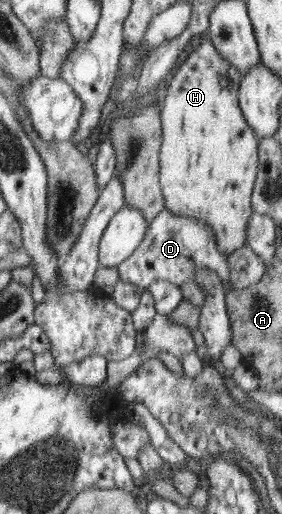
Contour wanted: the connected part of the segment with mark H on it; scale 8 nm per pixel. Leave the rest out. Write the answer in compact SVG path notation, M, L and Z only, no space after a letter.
M204 37L202 43L188 55L186 61L182 63L170 83L168 83L168 93L166 93L166 97L164 97L164 107L161 108L164 143L162 143L161 146L160 180L161 187L165 194L165 209L168 209L173 215L188 216L192 220L203 222L212 227L213 235L216 236L218 249L224 252L228 257L238 249L247 245L246 235L248 235L249 232L250 219L253 218L253 207L250 207L250 195L253 195L253 187L257 181L257 171L260 169L260 142L253 128L250 127L248 121L245 119L241 107L238 107L238 83L240 83L238 69L218 52L218 49L214 47L212 39Z

